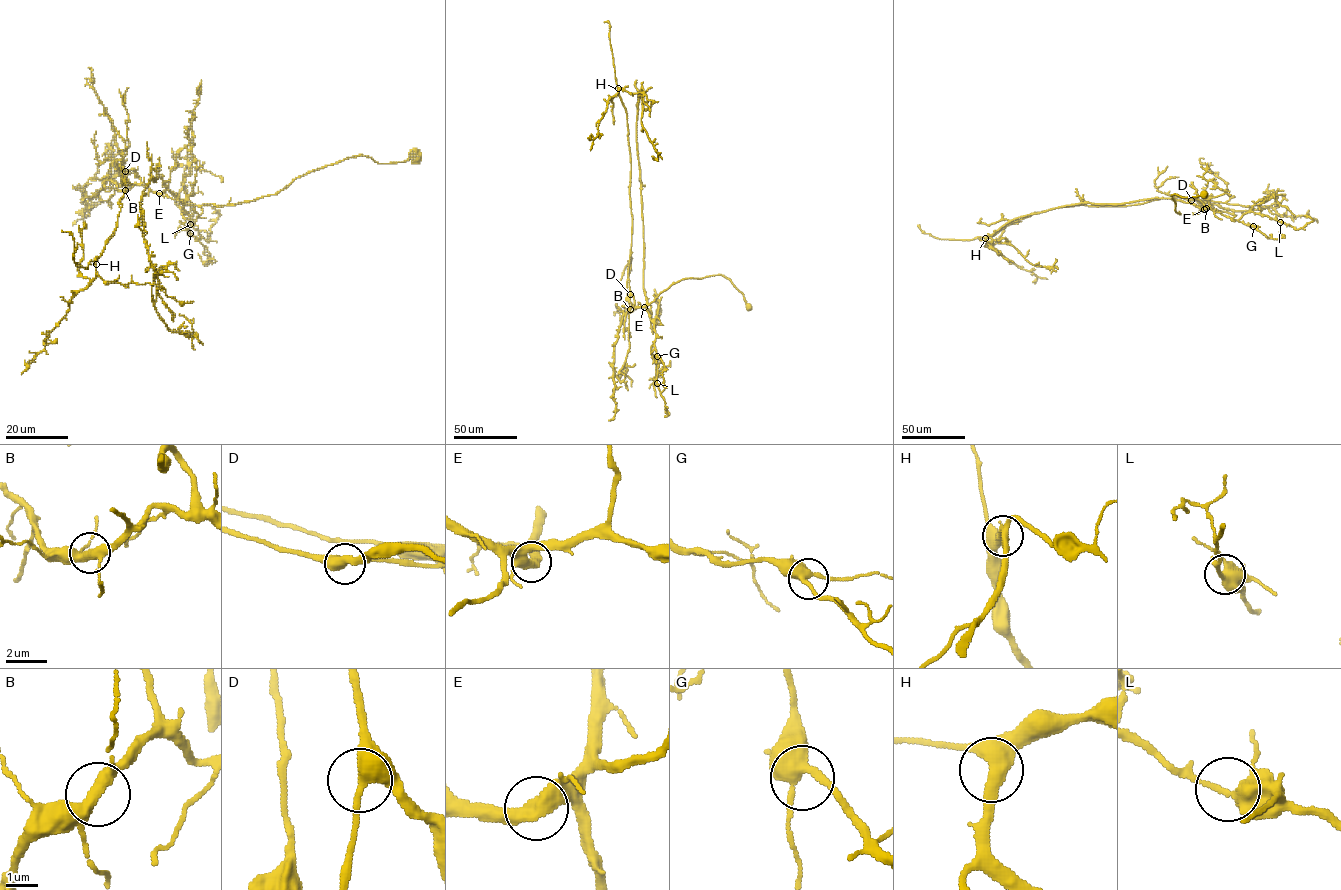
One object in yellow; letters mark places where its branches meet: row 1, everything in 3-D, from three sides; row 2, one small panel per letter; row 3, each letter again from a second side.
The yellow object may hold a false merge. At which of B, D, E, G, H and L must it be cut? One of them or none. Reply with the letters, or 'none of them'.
none of them

